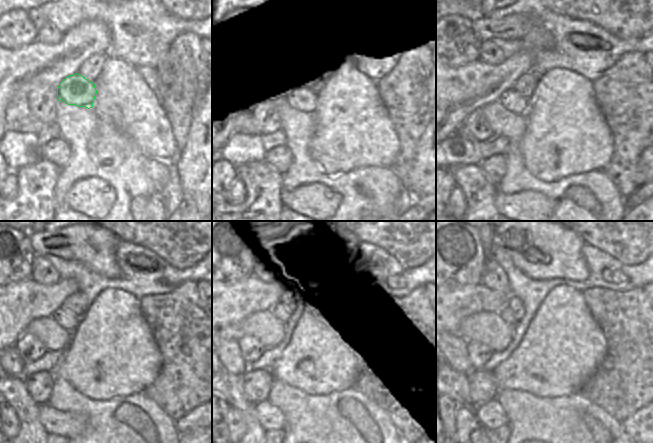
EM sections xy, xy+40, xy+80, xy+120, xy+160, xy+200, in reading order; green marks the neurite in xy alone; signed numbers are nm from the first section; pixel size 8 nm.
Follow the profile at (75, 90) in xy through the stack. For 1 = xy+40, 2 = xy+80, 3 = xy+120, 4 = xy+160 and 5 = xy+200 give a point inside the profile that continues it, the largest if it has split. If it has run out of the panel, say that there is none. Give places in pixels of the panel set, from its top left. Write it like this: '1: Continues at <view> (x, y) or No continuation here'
1: Continues at xy+40 (297, 94)
2: Continues at xy+80 (513, 100)
3: Continues at xy+120 (67, 320)
4: Continues at xy+160 (280, 311)
5: Continues at xy+200 (505, 313).

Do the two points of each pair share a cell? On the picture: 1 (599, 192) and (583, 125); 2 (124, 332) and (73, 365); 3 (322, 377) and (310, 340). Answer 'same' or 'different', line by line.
1: different
2: same
3: same

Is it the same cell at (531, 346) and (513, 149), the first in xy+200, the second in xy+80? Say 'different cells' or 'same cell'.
different cells

